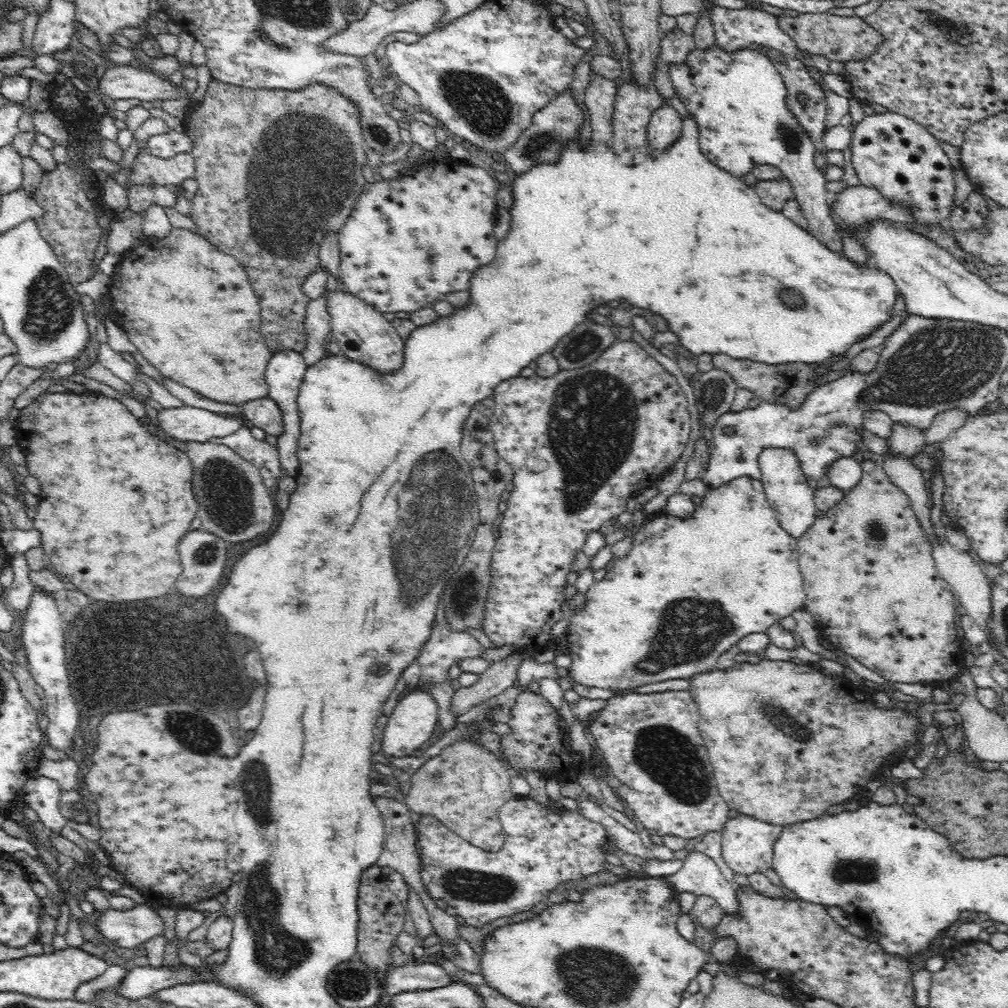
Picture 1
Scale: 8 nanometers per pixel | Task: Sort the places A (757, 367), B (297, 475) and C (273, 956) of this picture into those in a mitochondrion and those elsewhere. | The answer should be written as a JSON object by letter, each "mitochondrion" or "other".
{"A":"other","B":"other","C":"mitochondrion"}

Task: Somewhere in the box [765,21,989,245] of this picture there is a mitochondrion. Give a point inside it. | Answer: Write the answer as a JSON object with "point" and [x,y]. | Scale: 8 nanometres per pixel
{"point":[782,130]}

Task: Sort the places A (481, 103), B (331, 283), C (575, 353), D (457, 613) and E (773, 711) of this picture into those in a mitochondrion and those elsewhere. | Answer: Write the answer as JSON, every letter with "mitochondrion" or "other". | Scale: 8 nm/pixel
{"A":"mitochondrion","B":"other","C":"mitochondrion","D":"mitochondrion","E":"mitochondrion"}

